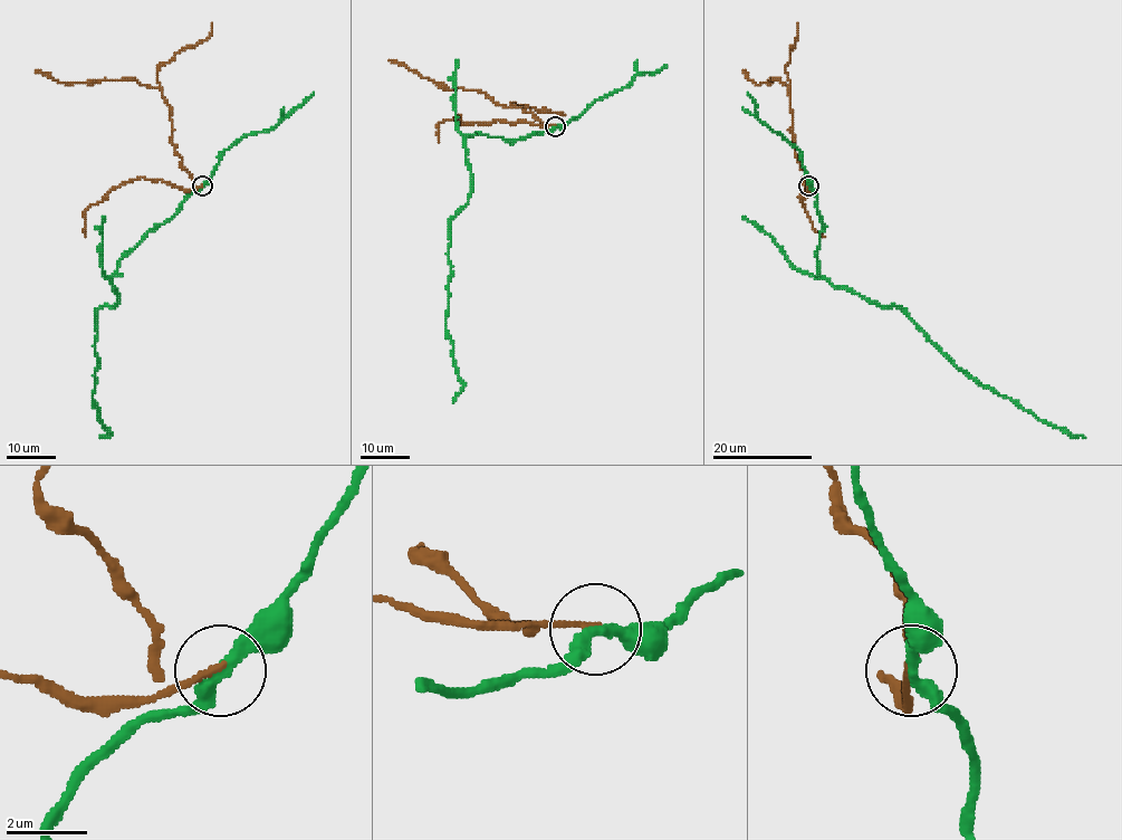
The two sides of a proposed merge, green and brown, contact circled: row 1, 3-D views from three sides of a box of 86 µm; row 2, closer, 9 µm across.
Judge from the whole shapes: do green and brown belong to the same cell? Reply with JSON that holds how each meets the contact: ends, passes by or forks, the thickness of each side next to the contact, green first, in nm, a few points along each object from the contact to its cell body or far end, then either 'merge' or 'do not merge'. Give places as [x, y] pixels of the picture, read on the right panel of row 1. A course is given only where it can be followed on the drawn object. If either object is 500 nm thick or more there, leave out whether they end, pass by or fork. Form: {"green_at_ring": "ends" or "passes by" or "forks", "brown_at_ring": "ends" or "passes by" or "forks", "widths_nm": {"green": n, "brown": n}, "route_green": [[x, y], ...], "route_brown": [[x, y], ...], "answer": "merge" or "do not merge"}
{"green_at_ring": "passes by", "brown_at_ring": "ends", "widths_nm": {"green": 320, "brown": 160}, "route_green": [[809, 185], [824, 225], [816, 249], [823, 277], [884, 306], [899, 306], [962, 371], [1037, 418], [1084, 438]], "route_brown": [[809, 185], [807, 174], [794, 151], [789, 88], [779, 79], [759, 84], [744, 72]], "answer": "do not merge"}

